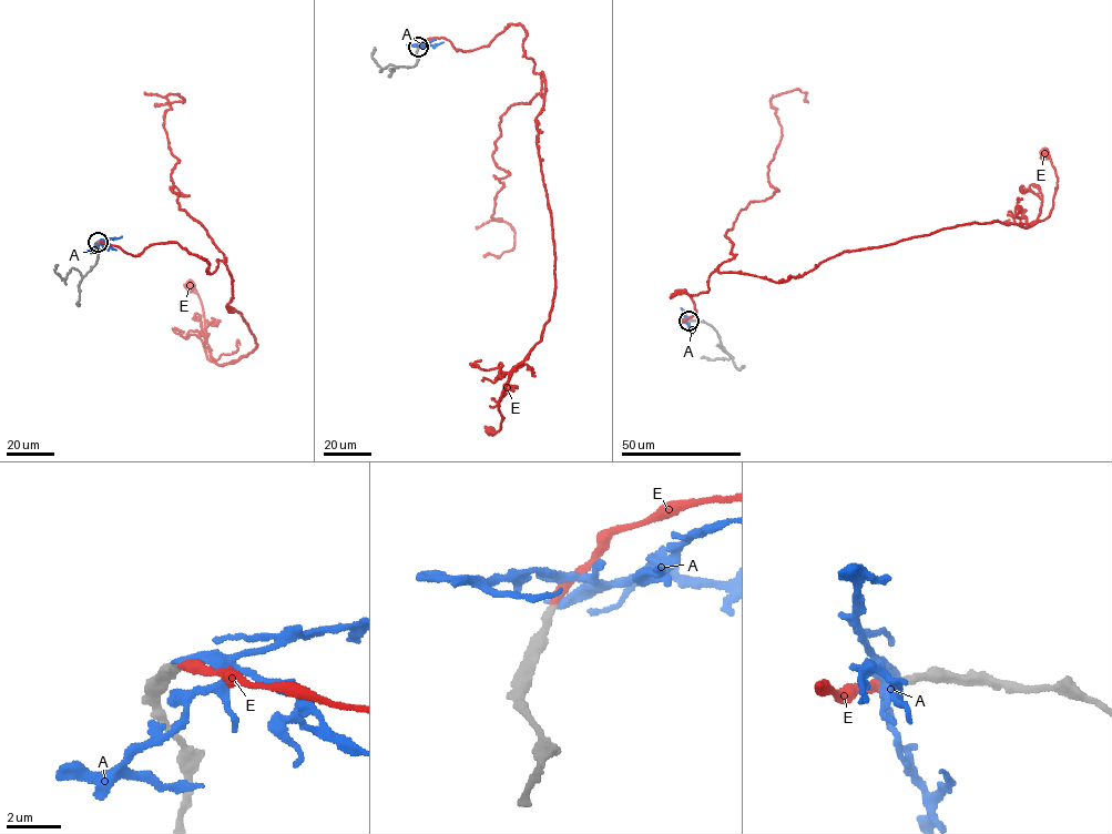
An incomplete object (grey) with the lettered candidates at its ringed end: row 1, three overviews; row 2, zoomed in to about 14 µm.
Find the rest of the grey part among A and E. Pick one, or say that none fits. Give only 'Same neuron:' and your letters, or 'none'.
Same neuron: E

